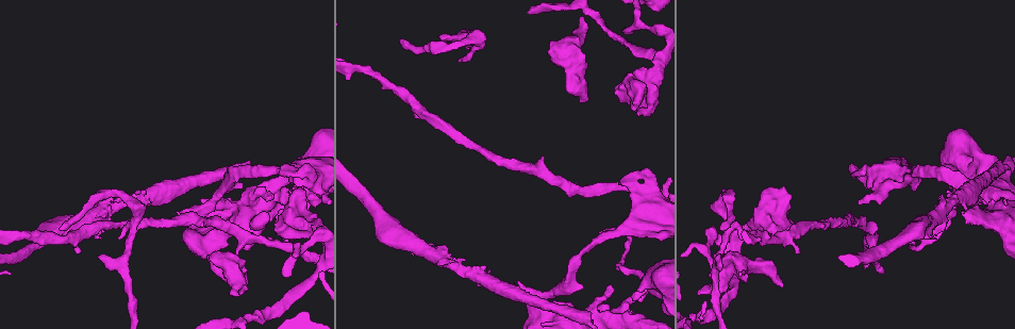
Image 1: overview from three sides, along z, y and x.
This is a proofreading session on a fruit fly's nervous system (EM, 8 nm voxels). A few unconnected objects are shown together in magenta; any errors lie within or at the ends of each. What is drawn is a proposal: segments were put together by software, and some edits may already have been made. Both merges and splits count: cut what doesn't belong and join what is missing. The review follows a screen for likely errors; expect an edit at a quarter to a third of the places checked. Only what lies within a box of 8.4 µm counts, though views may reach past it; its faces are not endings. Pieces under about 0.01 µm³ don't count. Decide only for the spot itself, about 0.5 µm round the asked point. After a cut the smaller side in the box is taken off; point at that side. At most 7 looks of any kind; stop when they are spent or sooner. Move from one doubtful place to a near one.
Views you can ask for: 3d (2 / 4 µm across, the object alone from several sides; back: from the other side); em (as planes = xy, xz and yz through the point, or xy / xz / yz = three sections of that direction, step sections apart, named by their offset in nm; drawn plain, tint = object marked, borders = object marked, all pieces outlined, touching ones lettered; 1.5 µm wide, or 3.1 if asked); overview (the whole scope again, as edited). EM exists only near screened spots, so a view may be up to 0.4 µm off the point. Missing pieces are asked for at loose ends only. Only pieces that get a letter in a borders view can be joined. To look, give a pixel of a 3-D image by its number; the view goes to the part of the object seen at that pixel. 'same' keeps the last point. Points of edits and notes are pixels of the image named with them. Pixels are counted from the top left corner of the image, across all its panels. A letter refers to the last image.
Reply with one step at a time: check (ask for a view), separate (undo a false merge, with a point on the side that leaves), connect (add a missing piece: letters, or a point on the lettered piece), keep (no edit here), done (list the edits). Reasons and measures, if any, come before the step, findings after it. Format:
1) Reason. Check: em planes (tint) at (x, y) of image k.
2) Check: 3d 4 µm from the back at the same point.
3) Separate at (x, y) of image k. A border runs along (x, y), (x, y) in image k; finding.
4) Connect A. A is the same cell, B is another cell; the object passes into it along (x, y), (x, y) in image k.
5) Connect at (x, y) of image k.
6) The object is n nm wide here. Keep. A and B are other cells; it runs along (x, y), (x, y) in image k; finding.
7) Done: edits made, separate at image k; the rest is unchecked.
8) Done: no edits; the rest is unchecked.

Check: em xy step 4 (borders) at (586, 101) of image 1.

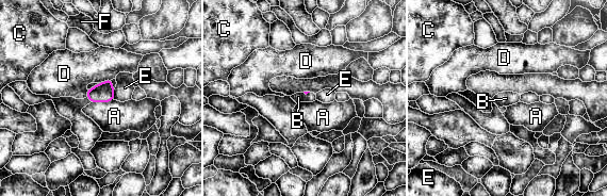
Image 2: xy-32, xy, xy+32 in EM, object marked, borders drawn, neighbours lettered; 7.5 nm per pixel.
Check: em planes (borders) at the same point.

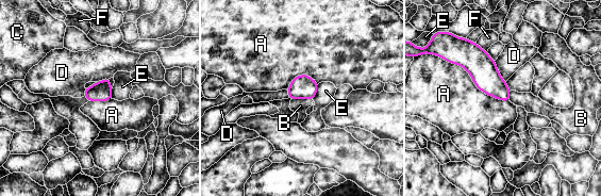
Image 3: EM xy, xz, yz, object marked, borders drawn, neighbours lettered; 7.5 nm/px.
Connect B. B is the same cell, A, C, D, E and F are other cells; it goes on there.

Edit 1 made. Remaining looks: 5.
See it whole again. Check: overview.

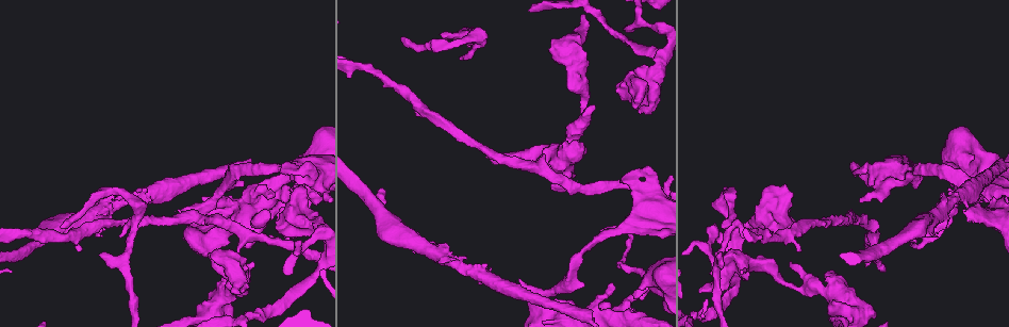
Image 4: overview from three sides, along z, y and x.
Free end. Check: em planes (borders) at (416, 115) of image 4.

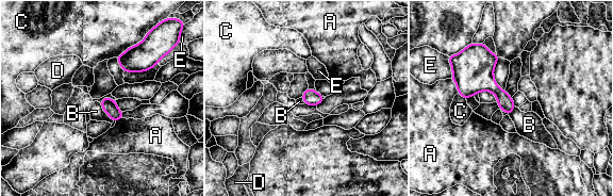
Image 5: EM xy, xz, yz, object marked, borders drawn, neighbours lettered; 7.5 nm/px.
The object is 110 nm wide here. Keep. A, B, C, D and E are other cells; a border runs along (100, 103), (103, 111), (113, 121) in image 5; no lettered piece goes on from it.

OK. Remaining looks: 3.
Thick turns thin. Check: em yz step 4 (tint) at (982, 196) of image 4.

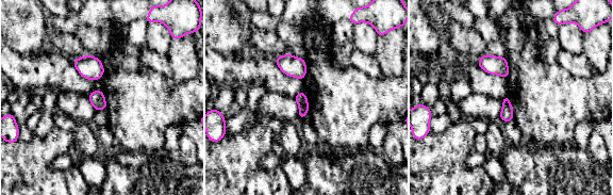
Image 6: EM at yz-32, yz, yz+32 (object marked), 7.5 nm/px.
Another direction. Check: em planes (borders) at the same point.

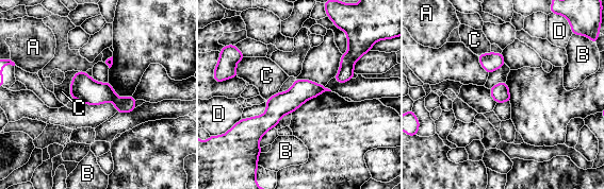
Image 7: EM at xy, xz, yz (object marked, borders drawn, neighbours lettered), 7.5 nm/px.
The object is 140 nm wide here. Separate at (127, 104) of image 7. A, B, C and D are other cells; a border runs along (116, 97), (112, 101) in image 7; a second cell is stuck on.

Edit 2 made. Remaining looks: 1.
Done: edits made, connect at image 3, separate at image 7; the rest is unchecked.

